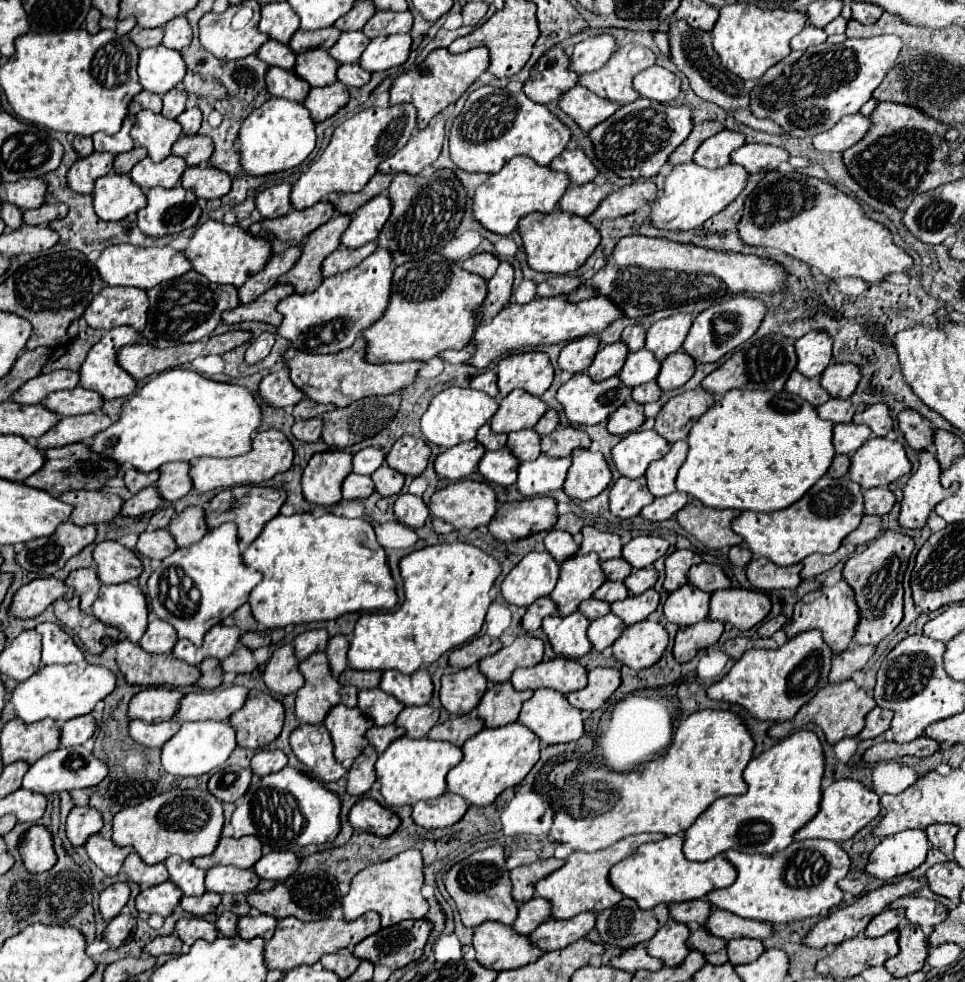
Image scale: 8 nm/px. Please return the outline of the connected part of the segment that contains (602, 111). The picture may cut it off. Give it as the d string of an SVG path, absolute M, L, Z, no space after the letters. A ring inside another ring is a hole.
M575 85L561 95L559 107L579 125L581 131L593 129L597 123L605 121L619 109L617 105L613 105L613 101L593 97L593 93L589 93L589 89L581 89L581 85Z

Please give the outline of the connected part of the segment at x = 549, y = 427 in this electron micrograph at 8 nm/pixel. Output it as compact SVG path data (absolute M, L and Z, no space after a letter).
M549 409L541 419L539 423L535 425L535 431L543 437L543 435L549 435L551 431L555 431L559 425L559 413L555 409Z

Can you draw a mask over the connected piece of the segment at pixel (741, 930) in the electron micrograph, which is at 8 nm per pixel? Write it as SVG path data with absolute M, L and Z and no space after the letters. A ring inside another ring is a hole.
M713 909L709 919L705 921L705 929L713 937L721 937L725 941L739 937L765 939L773 935L771 925L757 925L757 921L741 921L741 917L733 917L733 913L721 913L721 909Z

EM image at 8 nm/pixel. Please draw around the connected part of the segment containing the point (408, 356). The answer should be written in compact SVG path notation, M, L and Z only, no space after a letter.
M431 255L397 267L393 273L391 299L385 313L363 331L367 341L365 361L427 361L447 349L467 347L479 323L475 309L485 299L485 291L487 283L481 281L481 277L465 273L465 269L461 269L455 261L447 261L441 255Z

